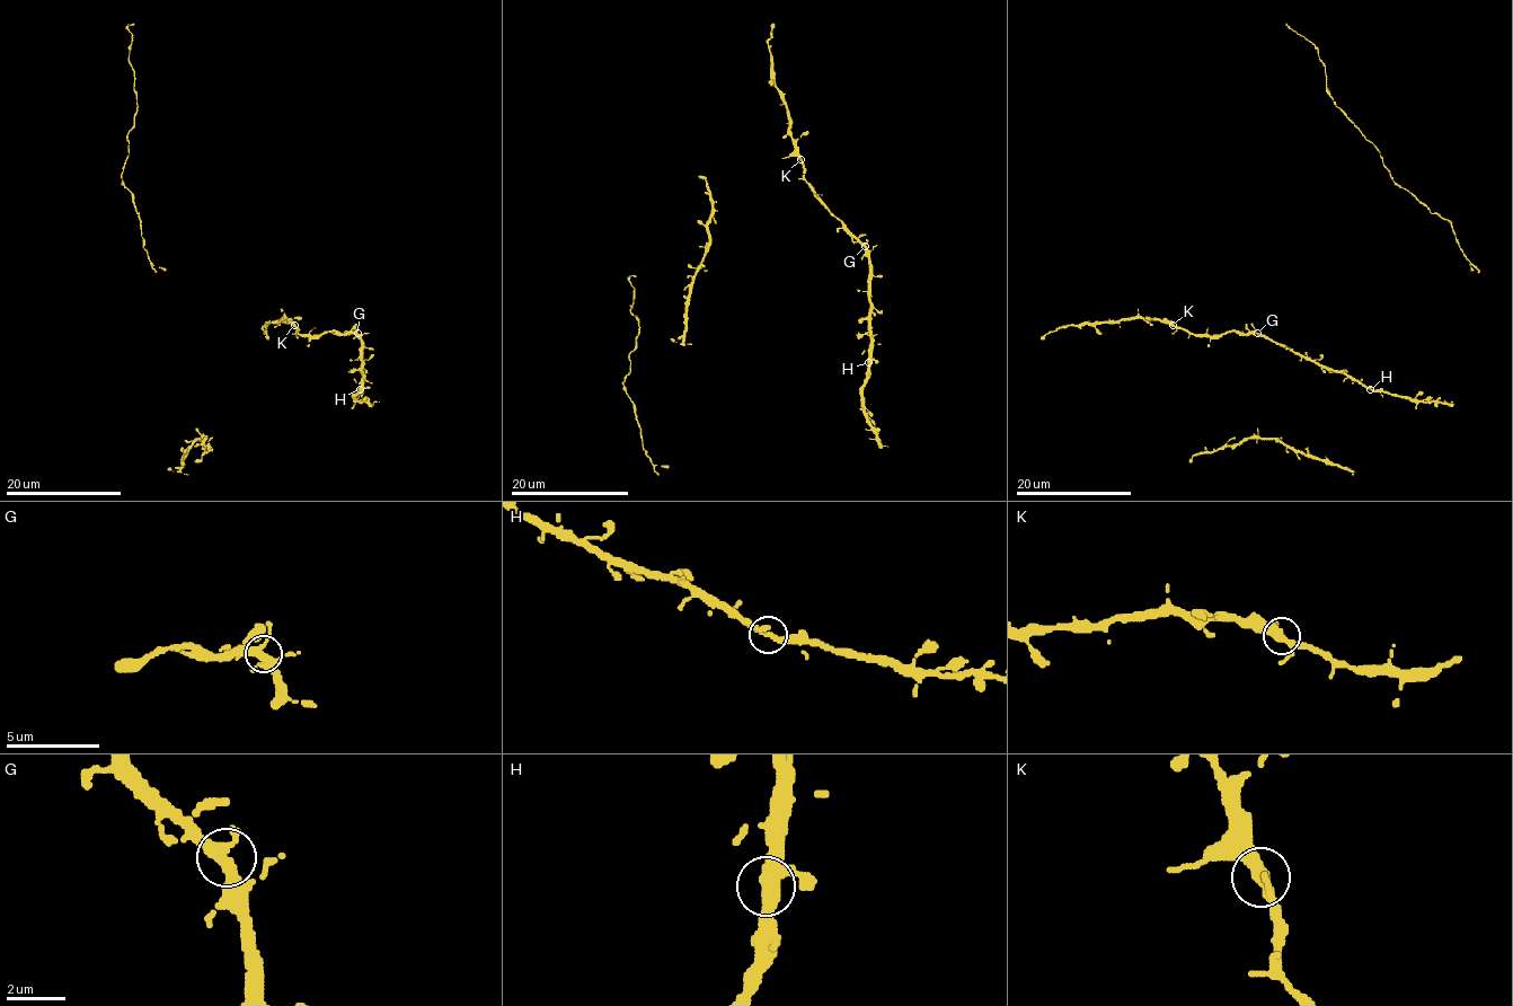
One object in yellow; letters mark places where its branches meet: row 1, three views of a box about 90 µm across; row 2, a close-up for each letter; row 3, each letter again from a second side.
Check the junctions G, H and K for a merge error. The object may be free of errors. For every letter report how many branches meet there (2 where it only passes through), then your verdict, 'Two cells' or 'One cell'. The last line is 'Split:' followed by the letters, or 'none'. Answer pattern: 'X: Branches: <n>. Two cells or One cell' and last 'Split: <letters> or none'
G: Branches: 3. One cell
H: Branches: 3. One cell
K: Branches: 3. One cell
Split: none

